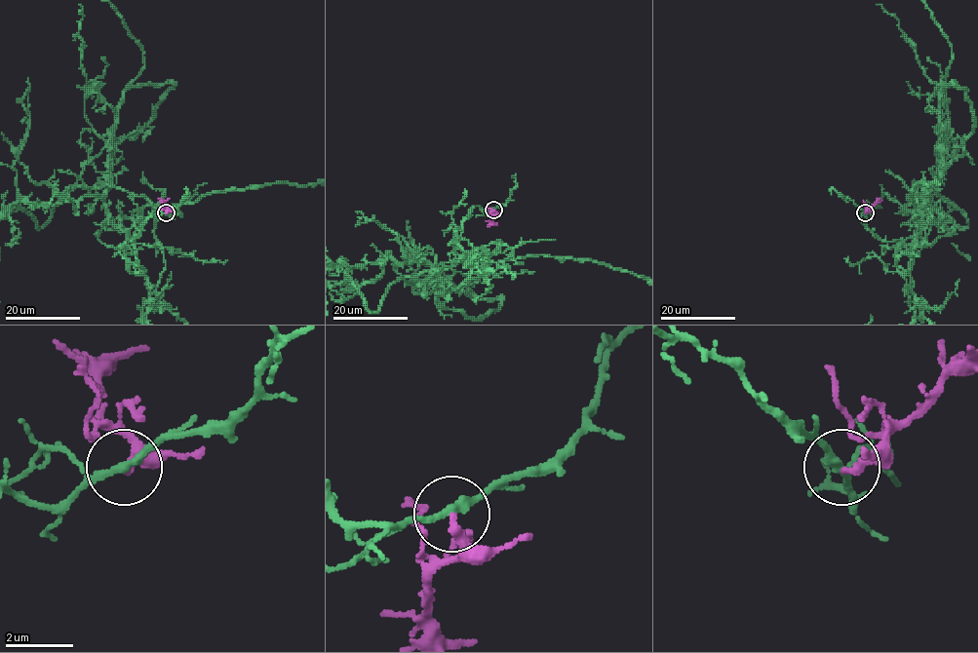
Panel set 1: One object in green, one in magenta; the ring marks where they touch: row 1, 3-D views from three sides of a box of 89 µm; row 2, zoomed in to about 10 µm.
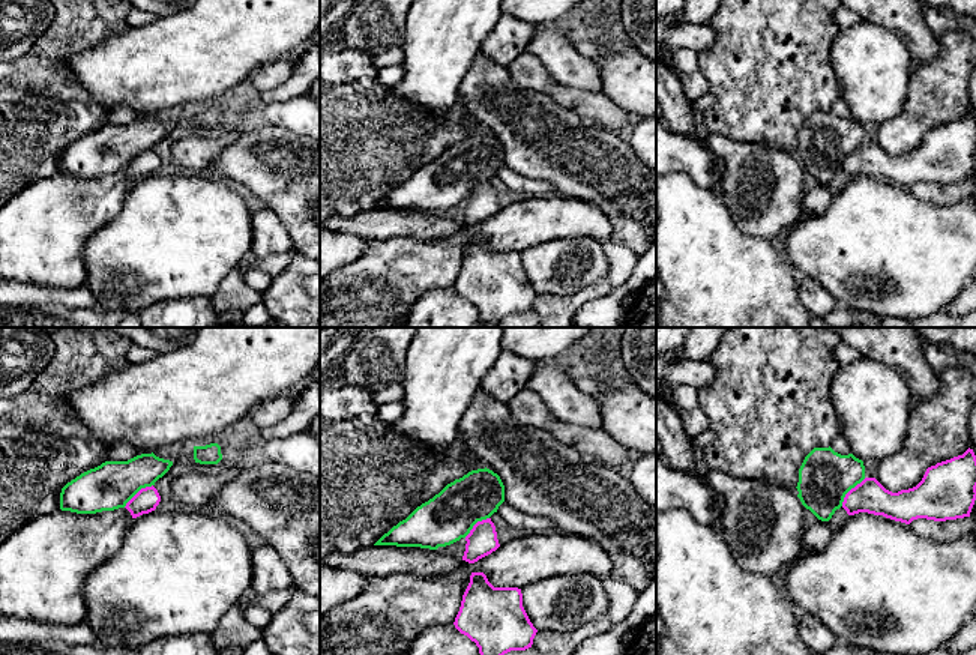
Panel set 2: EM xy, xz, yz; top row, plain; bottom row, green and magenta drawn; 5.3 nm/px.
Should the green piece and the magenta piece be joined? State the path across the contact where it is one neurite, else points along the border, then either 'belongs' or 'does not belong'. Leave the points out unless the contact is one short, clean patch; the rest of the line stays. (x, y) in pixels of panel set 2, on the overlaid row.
along yz (865, 478), (846, 495), (841, 505) | does not belong

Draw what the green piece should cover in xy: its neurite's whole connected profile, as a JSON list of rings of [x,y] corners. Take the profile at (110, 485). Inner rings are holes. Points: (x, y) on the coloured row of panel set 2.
[[[141,454],[128,461],[105,461],[71,482],[60,493],[60,509],[77,514],[96,514],[125,508],[146,487],[155,485],[173,461]]]

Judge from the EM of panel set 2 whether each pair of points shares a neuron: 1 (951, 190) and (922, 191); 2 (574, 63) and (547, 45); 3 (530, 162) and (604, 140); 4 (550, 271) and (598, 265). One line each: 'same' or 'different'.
1: same
2: same
3: same
4: same

